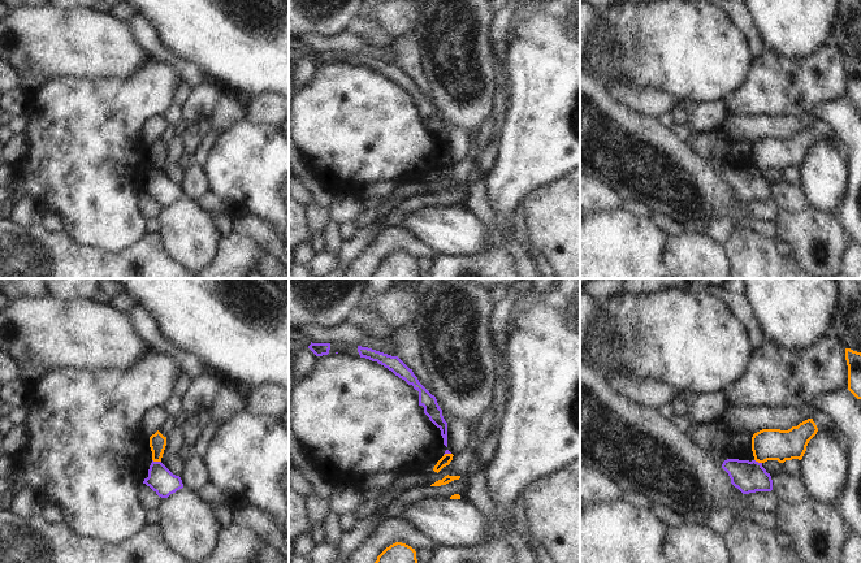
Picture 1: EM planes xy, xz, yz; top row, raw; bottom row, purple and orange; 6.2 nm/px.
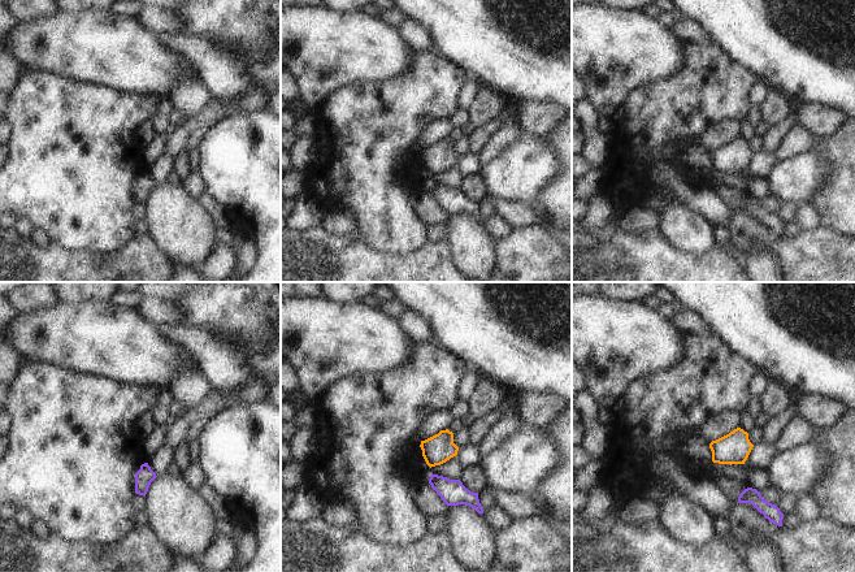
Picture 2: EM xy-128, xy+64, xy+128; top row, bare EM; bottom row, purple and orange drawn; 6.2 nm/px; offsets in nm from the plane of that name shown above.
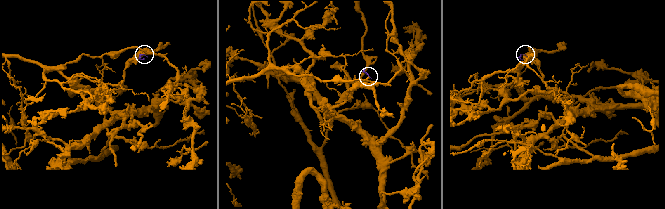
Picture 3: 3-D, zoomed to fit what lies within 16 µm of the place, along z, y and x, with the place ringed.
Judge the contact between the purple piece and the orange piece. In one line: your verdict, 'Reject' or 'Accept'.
Reject.

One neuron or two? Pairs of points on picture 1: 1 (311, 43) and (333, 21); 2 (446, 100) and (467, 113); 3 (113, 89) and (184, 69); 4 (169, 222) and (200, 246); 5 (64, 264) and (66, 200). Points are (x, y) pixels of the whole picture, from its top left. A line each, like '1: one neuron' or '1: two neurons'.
1: two neurons
2: one neuron
3: two neurons
4: one neuron
5: two neurons

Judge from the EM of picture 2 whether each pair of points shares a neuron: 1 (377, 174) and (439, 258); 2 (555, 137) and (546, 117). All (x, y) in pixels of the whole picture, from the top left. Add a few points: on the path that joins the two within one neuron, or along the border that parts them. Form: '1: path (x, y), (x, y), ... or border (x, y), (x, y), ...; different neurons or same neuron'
1: border (425, 242), (412, 252), (398, 256); different neurons
2: border (558, 122), (542, 135); different neurons

